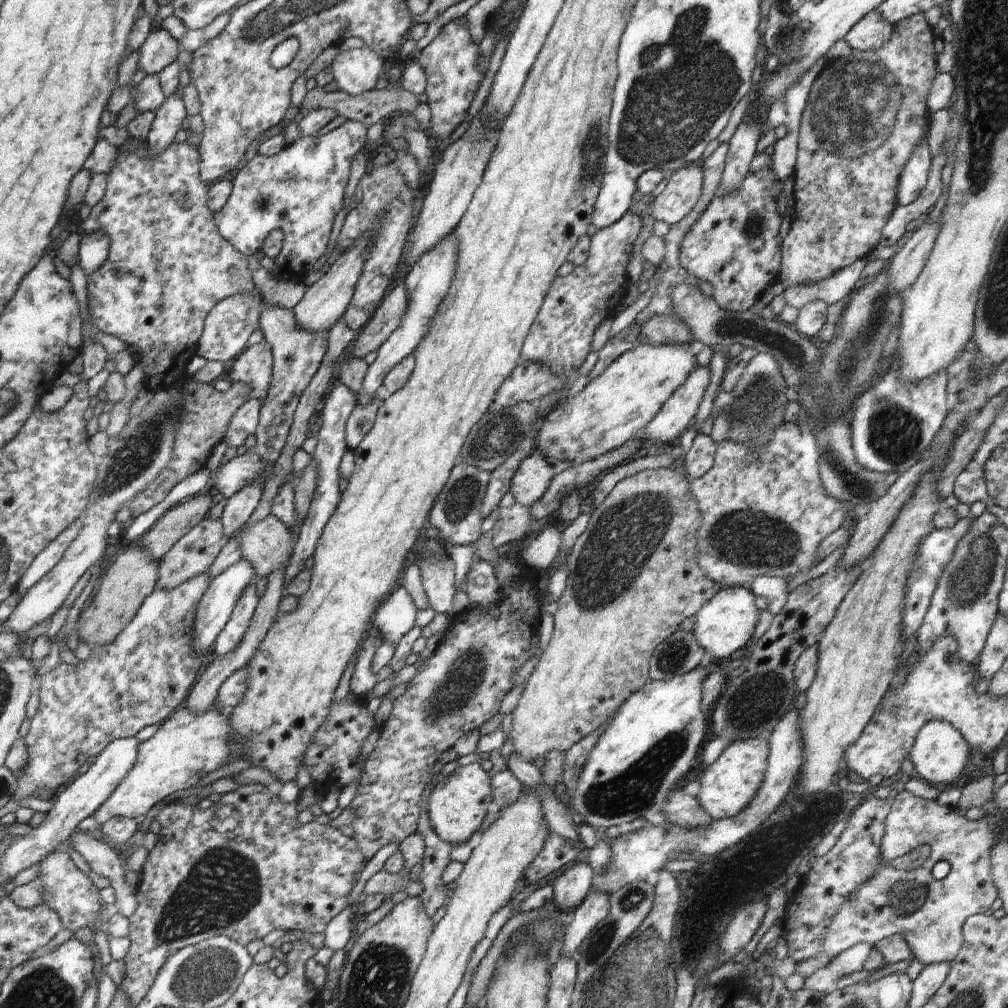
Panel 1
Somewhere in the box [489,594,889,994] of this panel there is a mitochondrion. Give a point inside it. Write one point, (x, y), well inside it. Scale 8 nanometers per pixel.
(635, 789)

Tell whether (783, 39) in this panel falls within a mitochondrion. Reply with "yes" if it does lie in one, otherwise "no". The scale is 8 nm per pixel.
yes

